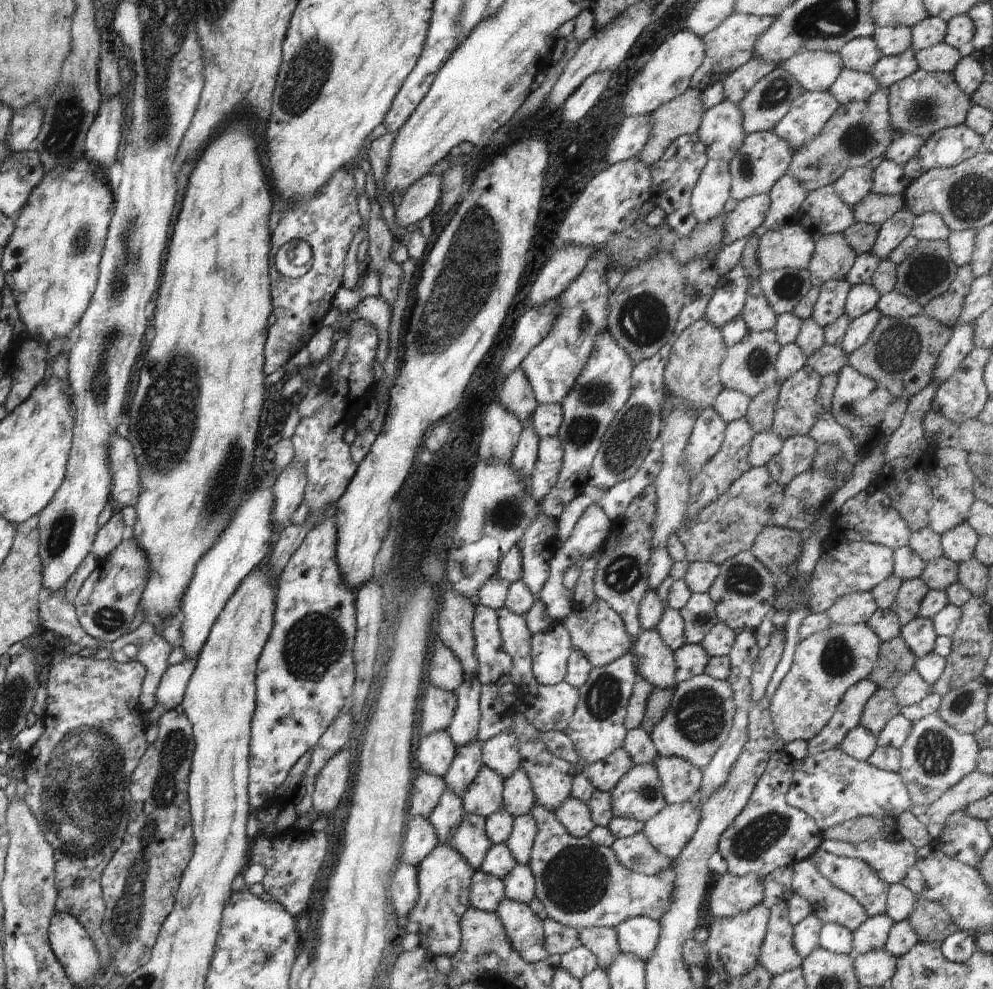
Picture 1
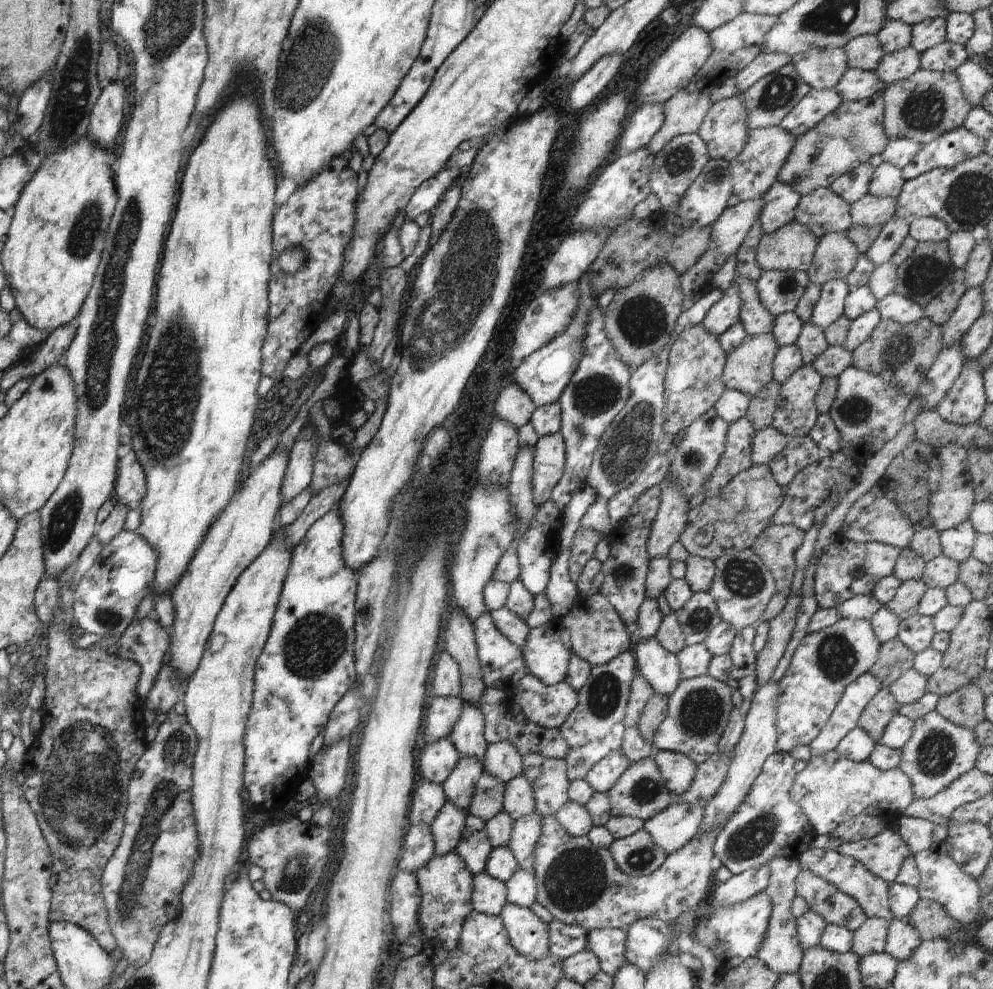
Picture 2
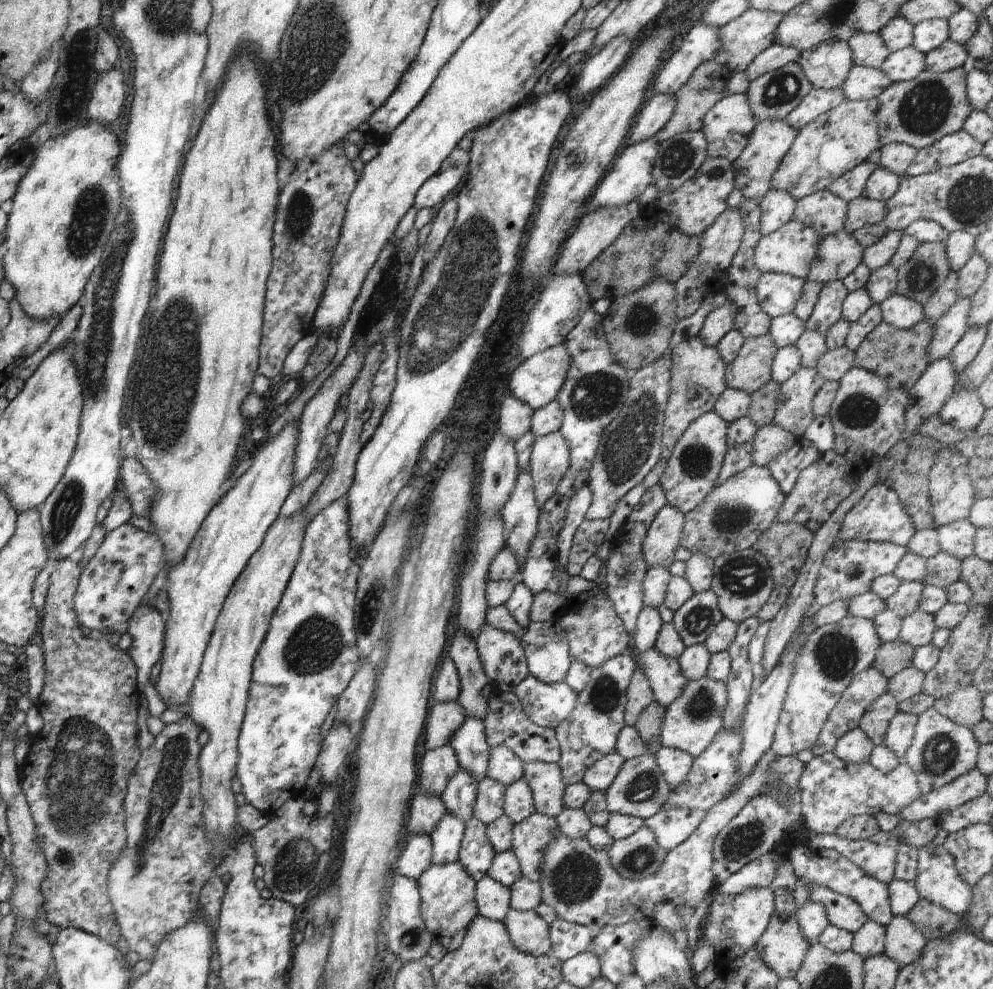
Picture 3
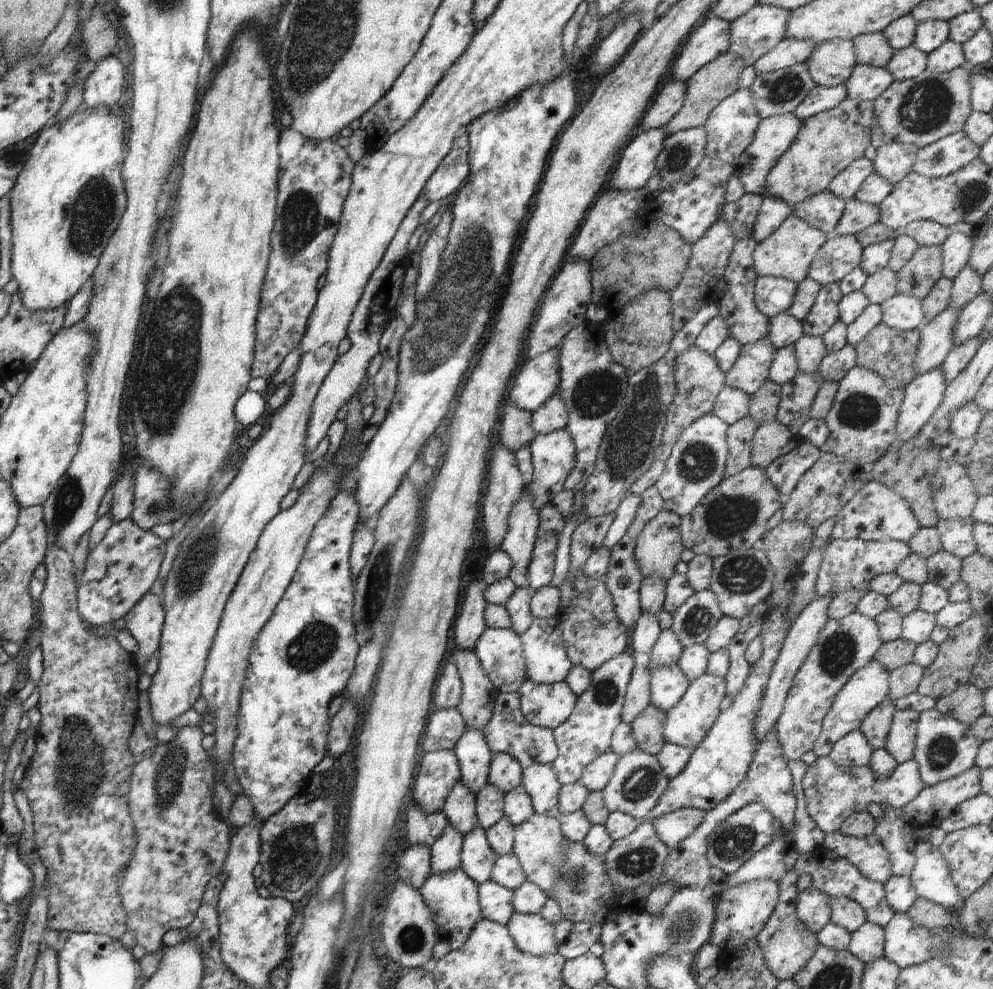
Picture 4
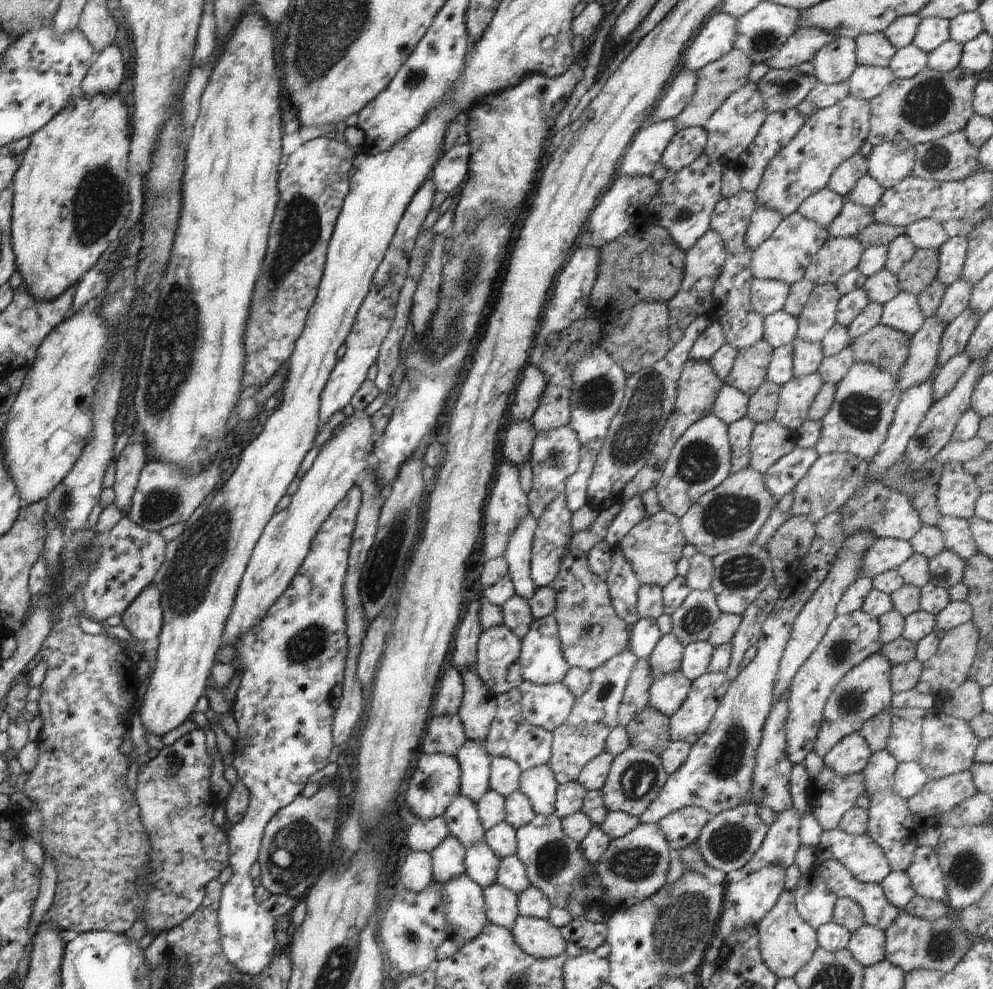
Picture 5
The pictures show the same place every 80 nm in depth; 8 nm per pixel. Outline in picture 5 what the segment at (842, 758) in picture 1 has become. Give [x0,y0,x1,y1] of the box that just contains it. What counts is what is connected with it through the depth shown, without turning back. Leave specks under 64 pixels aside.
[806,761,929,831]

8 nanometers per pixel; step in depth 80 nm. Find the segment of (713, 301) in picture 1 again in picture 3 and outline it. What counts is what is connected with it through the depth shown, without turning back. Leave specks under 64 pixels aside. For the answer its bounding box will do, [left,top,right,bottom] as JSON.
[700,300,734,346]

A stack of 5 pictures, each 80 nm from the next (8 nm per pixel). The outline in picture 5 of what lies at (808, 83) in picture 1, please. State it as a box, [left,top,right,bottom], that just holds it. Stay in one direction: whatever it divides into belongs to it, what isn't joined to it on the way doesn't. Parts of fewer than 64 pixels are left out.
[811,38,858,83]

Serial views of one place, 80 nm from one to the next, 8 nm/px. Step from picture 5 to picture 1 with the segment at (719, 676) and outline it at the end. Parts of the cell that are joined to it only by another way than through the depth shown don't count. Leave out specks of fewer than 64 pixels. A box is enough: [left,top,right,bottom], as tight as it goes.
[649,674,736,770]

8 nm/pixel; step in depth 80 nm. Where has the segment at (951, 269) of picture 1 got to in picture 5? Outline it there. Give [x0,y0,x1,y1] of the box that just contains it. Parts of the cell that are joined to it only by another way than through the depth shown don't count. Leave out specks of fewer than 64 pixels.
[897,250,940,295]

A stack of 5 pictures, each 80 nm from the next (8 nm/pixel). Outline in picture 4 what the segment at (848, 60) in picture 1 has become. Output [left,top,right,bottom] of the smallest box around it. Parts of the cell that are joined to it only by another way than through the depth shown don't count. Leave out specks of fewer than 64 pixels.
[852,33,894,68]

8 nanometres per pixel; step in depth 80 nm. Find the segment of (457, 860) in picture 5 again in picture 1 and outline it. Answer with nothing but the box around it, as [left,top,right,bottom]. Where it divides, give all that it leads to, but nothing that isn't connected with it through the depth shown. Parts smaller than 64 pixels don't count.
[427,789,465,844]

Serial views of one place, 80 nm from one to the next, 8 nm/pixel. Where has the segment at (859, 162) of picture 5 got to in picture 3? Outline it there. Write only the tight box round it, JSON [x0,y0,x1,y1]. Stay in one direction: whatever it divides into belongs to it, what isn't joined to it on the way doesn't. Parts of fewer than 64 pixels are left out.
[828,161,876,203]

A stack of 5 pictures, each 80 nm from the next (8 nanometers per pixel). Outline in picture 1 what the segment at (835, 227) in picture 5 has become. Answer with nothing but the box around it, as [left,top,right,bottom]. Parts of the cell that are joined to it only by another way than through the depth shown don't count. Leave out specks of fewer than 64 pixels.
[853,193,903,226]

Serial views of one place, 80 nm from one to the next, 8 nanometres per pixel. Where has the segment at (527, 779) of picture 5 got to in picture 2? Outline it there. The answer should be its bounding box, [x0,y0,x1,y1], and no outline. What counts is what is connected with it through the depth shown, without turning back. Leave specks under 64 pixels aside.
[523,752,571,816]

